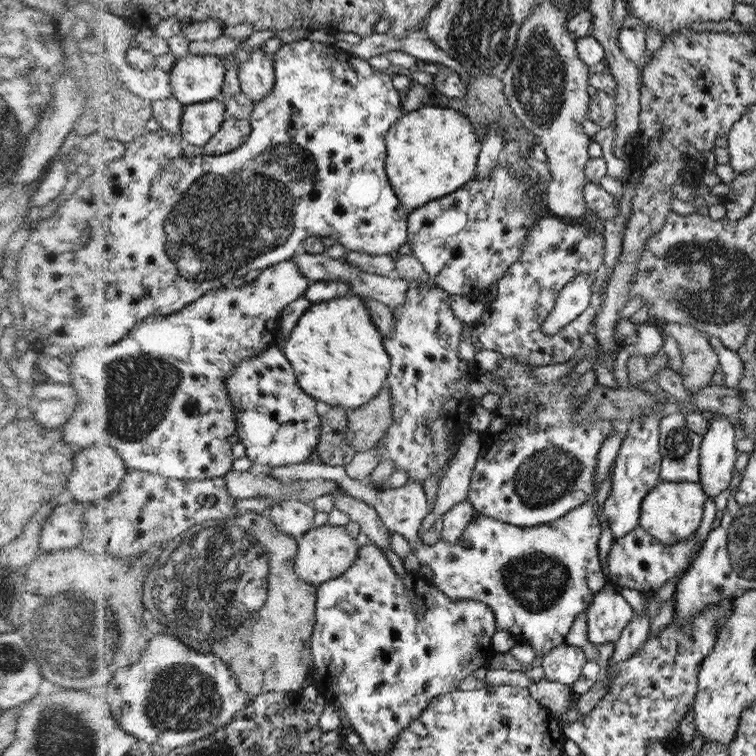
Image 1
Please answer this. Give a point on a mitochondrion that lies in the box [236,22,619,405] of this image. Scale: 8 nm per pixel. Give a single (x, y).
(539, 78)

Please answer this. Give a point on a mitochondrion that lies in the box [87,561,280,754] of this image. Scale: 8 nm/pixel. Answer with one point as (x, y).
(183, 698)

